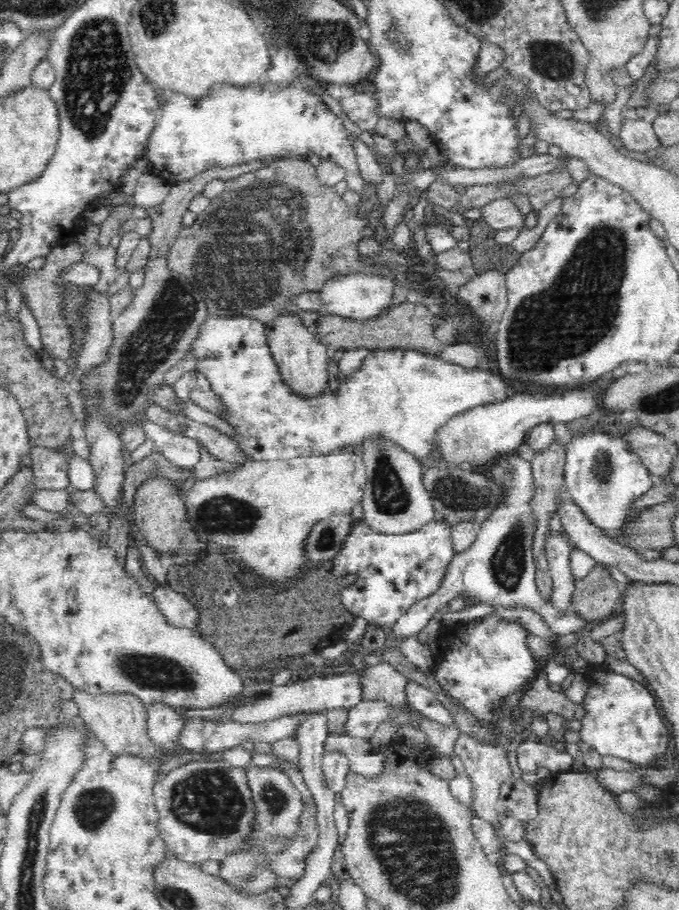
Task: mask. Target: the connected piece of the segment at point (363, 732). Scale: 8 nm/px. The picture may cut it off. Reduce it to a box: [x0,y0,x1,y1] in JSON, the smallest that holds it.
[329,701,395,739]

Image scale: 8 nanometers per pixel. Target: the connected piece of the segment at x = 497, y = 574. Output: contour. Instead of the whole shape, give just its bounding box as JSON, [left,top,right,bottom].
[393,452,591,640]

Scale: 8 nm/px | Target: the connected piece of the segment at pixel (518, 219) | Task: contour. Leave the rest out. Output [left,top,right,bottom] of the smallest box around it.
[481,198,525,230]

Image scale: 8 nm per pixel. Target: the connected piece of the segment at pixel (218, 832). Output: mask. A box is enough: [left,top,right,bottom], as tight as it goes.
[154,762,254,865]

